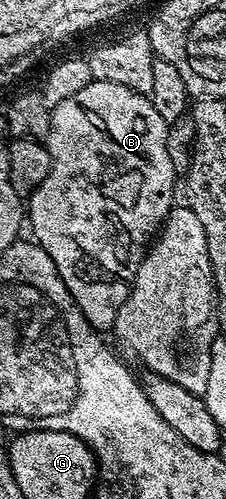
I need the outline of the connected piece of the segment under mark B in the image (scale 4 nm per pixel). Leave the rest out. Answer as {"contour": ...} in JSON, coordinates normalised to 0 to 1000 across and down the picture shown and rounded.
{"contour":[[[412,162],[381,168],[363,178],[345,178],[345,186],[327,186],[327,194],[292,194],[292,202],[274,202],[257,212],[226,216],[221,228],[230,255],[212,261],[204,293],[230,317],[230,337],[204,363],[186,363],[186,371],[146,383],[119,401],[115,431],[133,447],[142,439],[142,463],[159,469],[146,471],[155,485],[173,487],[195,497],[199,507],[239,523],[248,543],[274,555],[301,585],[336,597],[345,619],[372,629],[389,649],[429,659],[491,657],[513,645],[522,619],[584,583],[584,565],[611,547],[611,531],[637,521],[637,507],[664,481],[704,465],[730,435],[770,413],[761,373],[774,367],[783,373],[788,349],[757,331],[752,313],[735,303],[748,248],[726,246],[717,234],[699,234],[681,210],[659,202],[650,190],[619,190],[540,170],[504,170],[487,162],[451,162],[447,166]]]}

